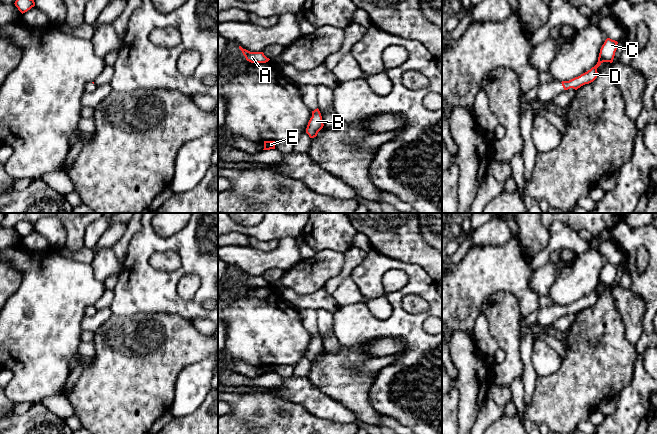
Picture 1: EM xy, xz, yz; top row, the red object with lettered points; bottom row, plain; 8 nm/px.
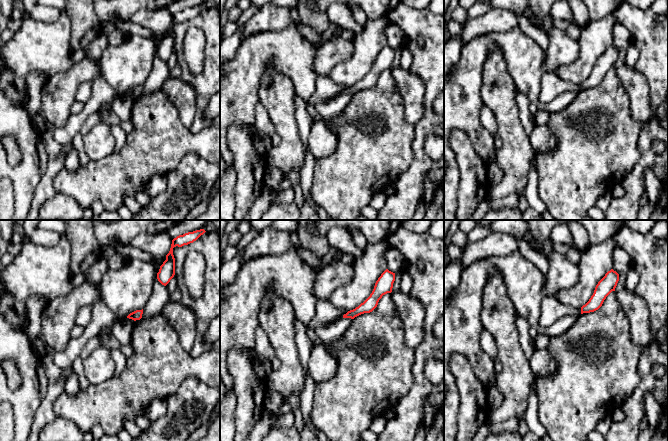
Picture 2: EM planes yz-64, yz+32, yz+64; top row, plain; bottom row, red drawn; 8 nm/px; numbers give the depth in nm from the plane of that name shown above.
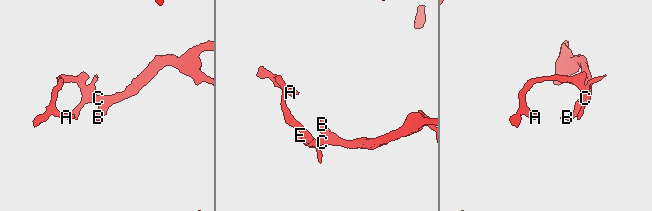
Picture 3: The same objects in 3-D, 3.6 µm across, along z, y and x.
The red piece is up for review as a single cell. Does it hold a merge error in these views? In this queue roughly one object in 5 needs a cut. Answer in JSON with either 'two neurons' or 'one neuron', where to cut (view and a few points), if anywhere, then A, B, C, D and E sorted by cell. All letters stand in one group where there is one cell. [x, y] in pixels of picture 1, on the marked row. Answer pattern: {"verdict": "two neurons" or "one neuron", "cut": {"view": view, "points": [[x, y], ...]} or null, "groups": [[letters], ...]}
{"verdict": "one neuron", "cut": null, "groups": [["A", "B", "C", "D", "E"]]}

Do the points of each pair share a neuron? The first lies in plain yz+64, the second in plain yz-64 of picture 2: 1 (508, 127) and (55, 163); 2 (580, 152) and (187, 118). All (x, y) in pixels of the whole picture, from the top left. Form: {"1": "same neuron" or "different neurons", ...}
{"1": "different neurons", "2": "different neurons"}

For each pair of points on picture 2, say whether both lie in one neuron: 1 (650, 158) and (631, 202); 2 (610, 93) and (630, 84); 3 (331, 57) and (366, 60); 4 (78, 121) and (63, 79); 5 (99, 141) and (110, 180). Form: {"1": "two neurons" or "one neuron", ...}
{"1": "one neuron", "2": "two neurons", "3": "two neurons", "4": "two neurons", "5": "two neurons"}

